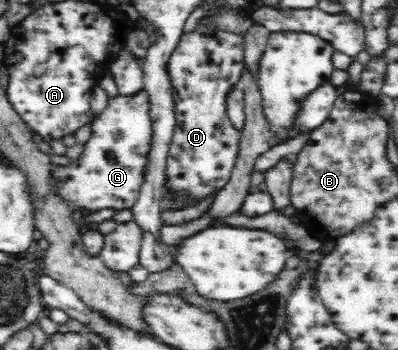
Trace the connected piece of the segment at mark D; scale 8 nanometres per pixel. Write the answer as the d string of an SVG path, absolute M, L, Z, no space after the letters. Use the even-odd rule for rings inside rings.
M198 25L194 31L183 33L174 53L170 55L166 68L169 69L168 74L176 95L176 125L167 155L165 191L175 201L185 201L192 206L214 195L230 181L239 156L241 132L228 117L226 94L240 79L244 63L243 36L221 32L205 25Z

